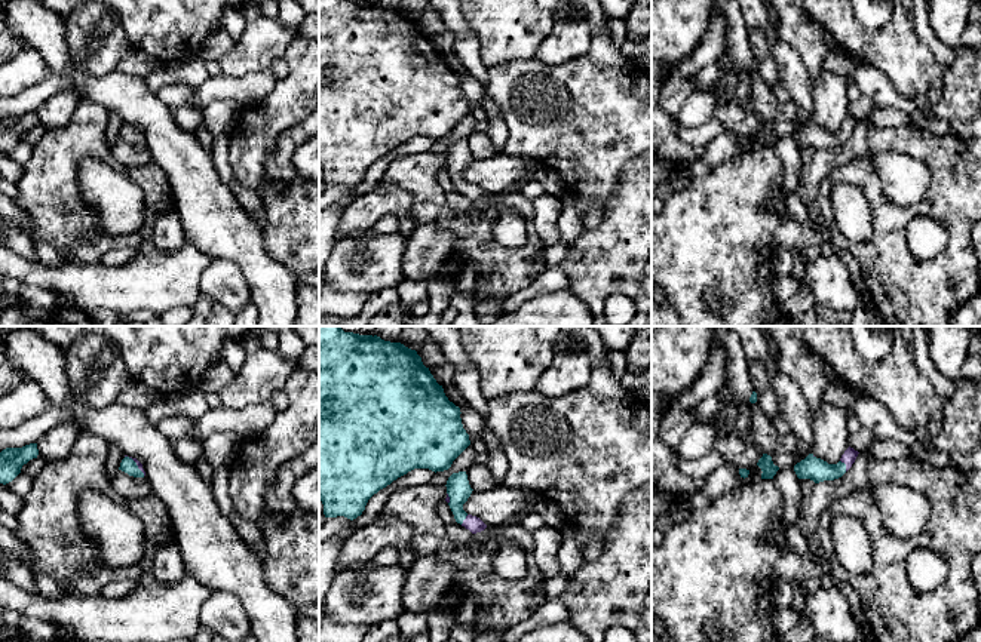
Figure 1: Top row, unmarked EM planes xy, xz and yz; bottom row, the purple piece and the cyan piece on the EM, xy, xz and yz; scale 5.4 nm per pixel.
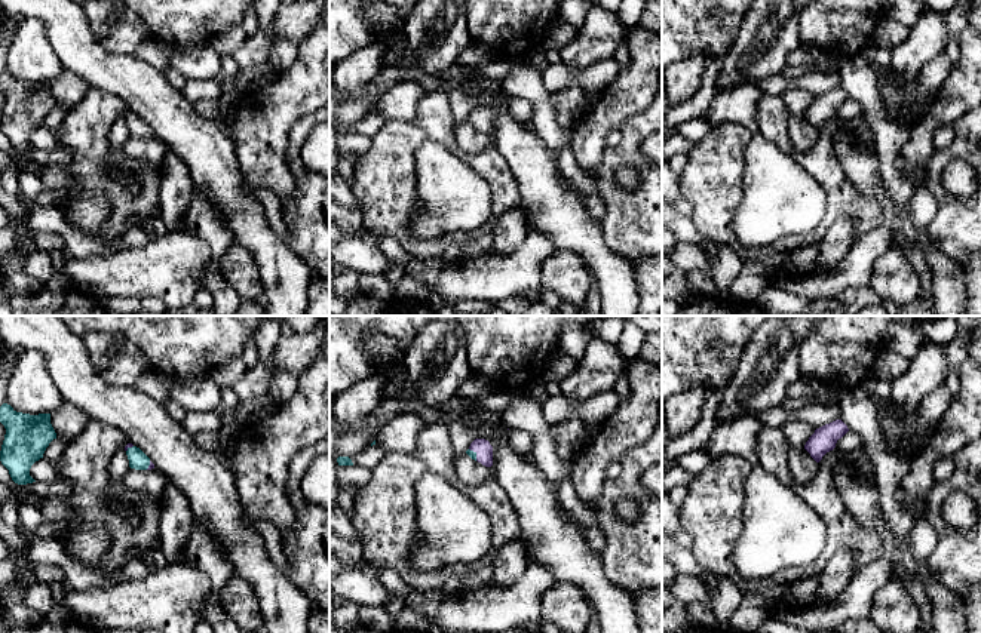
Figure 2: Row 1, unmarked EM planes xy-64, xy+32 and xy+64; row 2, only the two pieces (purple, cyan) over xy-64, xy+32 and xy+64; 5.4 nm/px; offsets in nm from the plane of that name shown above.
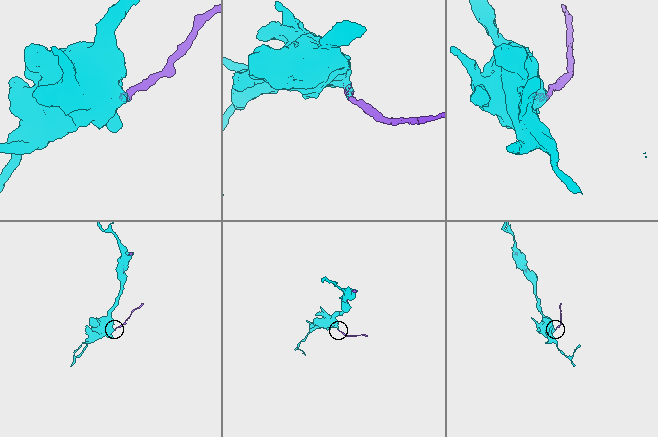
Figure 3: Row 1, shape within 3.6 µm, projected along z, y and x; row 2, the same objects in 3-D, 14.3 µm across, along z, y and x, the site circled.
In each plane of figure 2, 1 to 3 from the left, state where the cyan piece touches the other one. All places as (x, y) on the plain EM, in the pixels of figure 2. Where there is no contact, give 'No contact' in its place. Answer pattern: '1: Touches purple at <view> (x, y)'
1: Touches purple at xy-64 (129, 114)
2: Touches purple at xy+32 (477, 122)
3: No contact

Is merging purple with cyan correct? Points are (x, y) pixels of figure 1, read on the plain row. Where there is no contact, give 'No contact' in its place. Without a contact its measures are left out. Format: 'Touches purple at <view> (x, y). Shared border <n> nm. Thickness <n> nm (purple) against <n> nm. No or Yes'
Touches purple at yz (846, 134). Shared border 70 nm. Thickness 70 nm (purple) against 130 nm. Yes

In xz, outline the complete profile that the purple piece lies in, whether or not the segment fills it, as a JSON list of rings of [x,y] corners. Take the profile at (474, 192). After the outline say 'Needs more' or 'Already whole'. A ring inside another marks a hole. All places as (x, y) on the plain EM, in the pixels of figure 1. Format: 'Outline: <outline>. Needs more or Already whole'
Outline: [[[466,139],[453,141],[447,148],[447,166],[457,191],[469,197],[472,202],[481,200],[487,193],[476,184],[467,182],[463,172],[472,162]]]. Needs more

